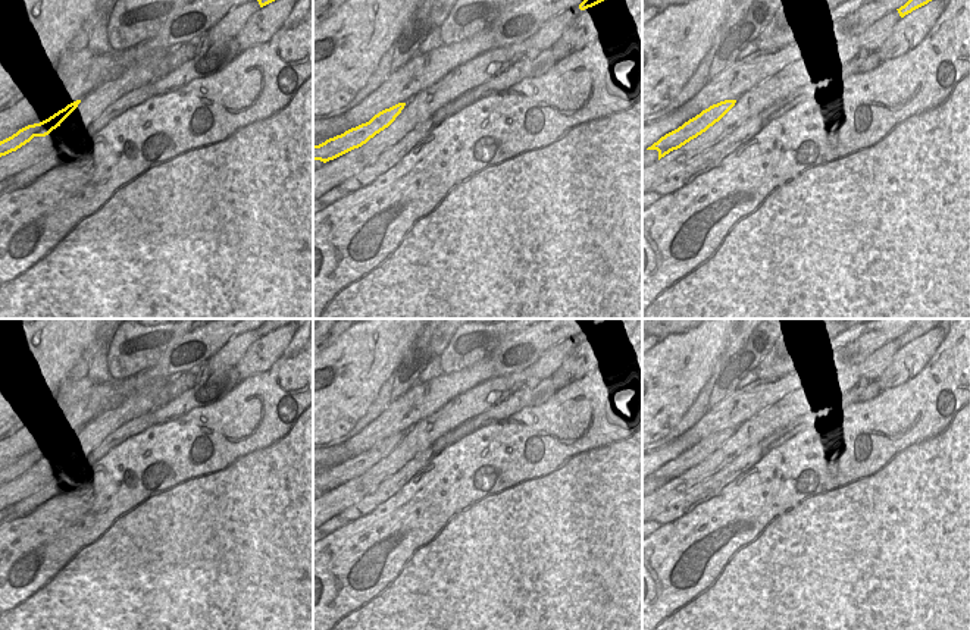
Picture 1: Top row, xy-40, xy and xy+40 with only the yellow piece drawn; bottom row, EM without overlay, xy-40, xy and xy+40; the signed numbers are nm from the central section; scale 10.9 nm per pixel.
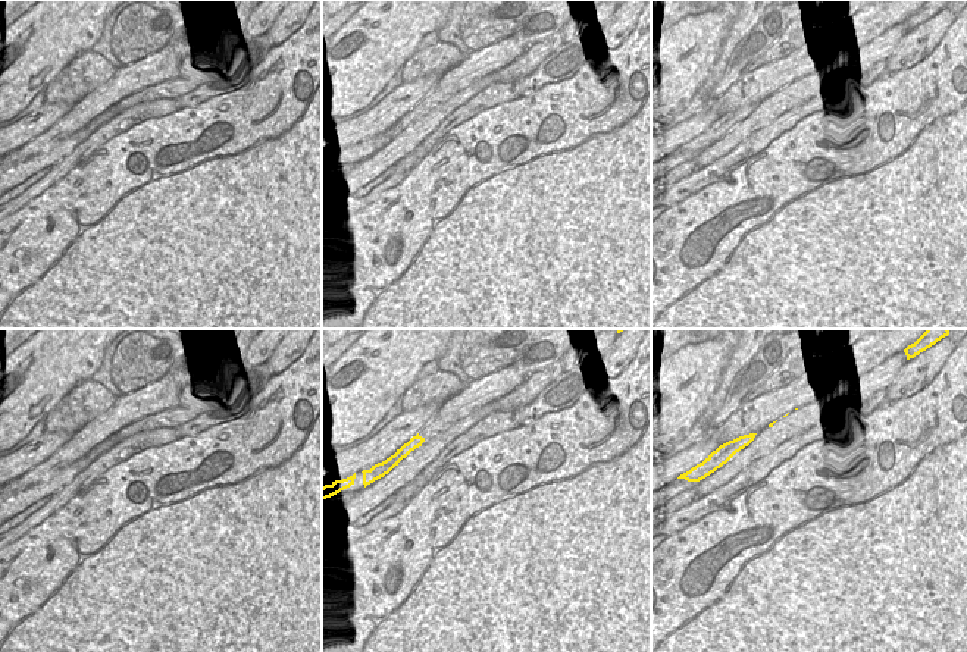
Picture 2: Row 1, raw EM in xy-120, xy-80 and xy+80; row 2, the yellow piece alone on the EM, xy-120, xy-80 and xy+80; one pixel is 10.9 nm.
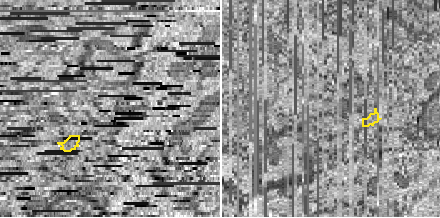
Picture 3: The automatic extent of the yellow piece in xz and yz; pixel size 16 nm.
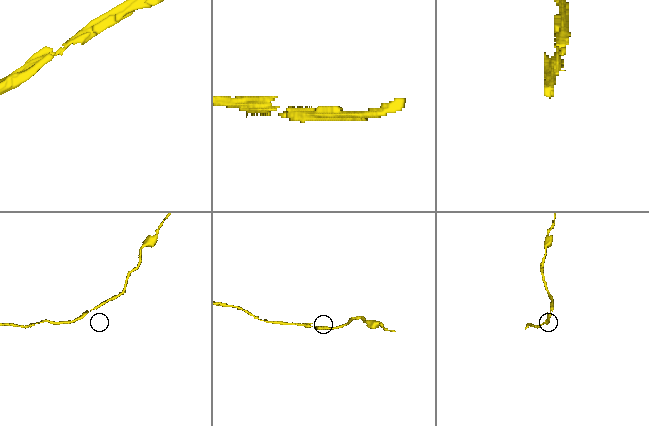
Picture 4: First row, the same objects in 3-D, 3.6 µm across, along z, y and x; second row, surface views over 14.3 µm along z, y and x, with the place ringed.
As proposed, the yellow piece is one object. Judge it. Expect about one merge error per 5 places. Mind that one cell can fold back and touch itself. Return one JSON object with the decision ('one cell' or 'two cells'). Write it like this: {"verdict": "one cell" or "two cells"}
{"verdict": "one cell"}

